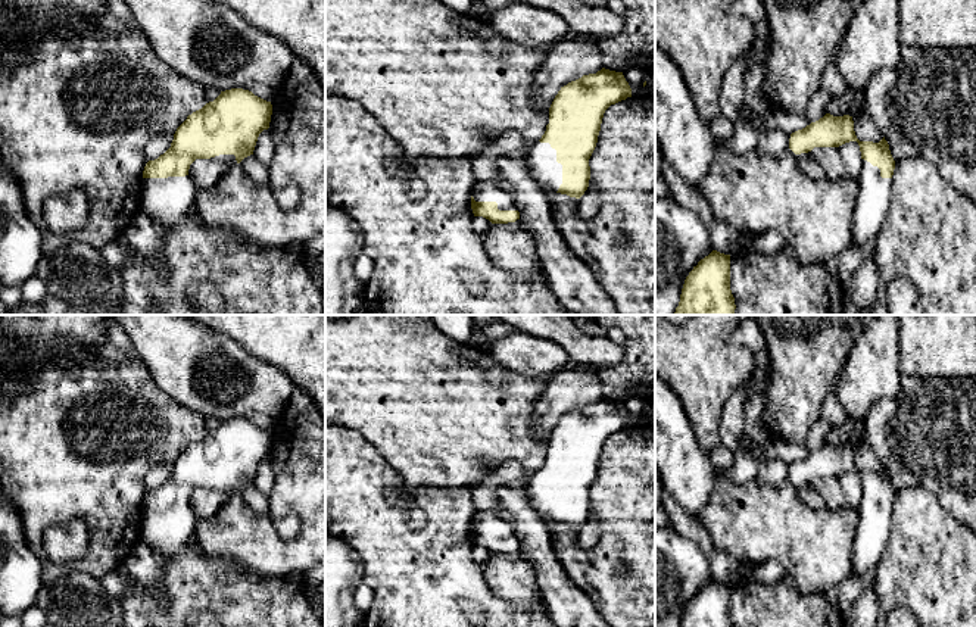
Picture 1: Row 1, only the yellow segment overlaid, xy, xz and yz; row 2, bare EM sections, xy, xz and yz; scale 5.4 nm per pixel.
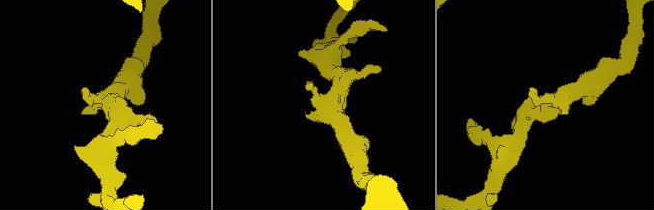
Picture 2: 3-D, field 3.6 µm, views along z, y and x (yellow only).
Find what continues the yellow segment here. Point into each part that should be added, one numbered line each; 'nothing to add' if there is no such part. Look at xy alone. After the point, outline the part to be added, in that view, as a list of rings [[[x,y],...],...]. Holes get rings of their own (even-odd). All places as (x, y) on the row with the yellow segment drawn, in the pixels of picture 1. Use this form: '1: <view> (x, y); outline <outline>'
1: xy (228, 159); outline [[[219,155],[219,156],[211,157],[211,160],[216,160],[216,162],[221,162],[221,163],[225,163],[225,165],[237,163],[234,155]]]
2: xy (167, 200); outline [[[190,175],[143,178],[140,210],[162,230],[172,228],[193,209],[194,191]]]

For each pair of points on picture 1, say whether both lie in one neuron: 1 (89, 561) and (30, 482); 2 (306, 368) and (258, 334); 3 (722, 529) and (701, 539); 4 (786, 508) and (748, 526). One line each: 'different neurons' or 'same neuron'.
1: same neuron
2: same neuron
3: different neurons
4: same neuron

